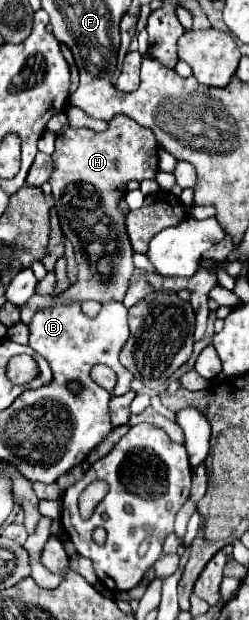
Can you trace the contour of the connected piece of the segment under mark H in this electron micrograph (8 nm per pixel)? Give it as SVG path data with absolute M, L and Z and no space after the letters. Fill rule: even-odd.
M116 115L104 133L96 133L92 129L68 127L64 133L58 135L56 151L52 153L54 171L50 177L50 185L52 185L52 195L56 201L60 227L64 231L64 237L74 245L76 263L78 263L78 279L68 291L64 291L64 295L58 295L60 301L94 299L100 303L108 303L108 301L124 299L130 277L134 273L134 263L132 263L134 249L126 233L126 213L120 209L120 199L126 195L126 185L132 179L138 179L138 181L154 179L158 171L156 147L158 147L158 141L152 135L152 131L138 125L134 119L128 119L126 115Z

